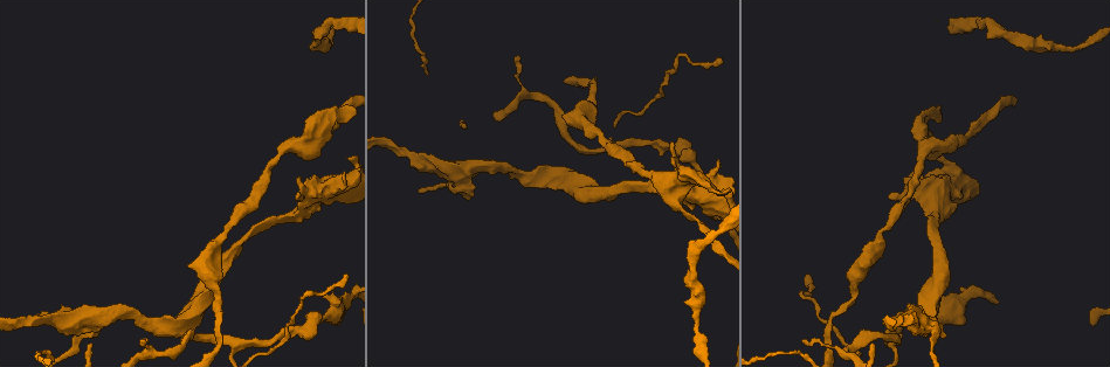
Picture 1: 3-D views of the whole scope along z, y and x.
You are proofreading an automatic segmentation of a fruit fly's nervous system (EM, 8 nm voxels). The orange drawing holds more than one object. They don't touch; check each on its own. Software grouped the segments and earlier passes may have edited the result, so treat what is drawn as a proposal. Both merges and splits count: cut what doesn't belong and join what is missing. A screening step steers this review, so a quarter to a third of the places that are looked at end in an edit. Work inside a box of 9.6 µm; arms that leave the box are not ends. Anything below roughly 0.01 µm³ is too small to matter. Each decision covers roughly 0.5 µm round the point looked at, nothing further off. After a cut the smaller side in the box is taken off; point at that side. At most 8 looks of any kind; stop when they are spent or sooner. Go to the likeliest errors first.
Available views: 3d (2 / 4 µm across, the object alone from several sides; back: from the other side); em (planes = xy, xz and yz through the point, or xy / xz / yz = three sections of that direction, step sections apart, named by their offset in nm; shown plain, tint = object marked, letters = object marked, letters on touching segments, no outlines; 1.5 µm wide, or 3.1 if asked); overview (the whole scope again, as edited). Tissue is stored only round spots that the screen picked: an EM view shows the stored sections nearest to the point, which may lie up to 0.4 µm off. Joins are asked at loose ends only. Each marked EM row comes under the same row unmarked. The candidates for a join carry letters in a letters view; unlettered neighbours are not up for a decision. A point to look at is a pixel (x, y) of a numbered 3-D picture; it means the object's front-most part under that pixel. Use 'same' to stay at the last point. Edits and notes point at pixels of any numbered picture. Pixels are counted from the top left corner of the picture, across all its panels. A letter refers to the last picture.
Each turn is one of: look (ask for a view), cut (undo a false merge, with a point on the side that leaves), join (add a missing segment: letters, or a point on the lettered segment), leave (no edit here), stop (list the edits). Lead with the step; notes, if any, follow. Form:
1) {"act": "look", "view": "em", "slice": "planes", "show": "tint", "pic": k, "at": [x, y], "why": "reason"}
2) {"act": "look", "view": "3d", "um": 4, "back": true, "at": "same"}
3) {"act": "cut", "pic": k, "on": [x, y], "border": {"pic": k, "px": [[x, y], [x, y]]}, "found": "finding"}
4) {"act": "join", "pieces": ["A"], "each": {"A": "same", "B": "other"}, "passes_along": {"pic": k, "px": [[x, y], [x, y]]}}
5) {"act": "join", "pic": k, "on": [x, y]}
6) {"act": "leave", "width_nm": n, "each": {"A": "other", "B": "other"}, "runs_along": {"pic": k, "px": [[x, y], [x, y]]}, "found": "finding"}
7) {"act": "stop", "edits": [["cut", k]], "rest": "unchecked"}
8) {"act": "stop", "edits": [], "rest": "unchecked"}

{"act": "look", "view": "em", "slice": "planes", "show": "tint", "pic": 1, "at": [463, 167], "why": "four-way junction"}

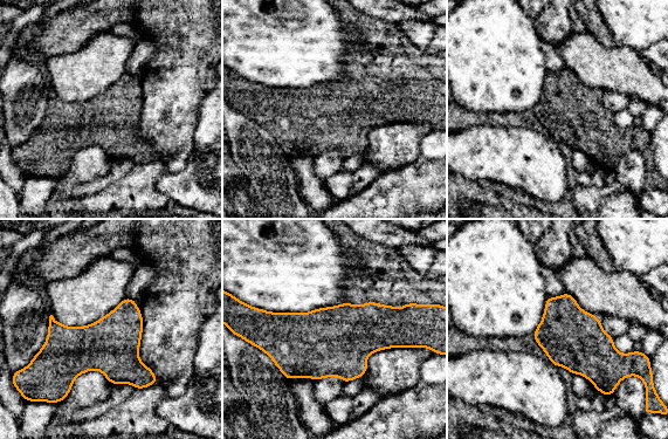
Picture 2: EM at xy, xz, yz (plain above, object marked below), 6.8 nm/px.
{"act": "look", "view": "em", "slice": "planes", "show": "letters", "at": "same"}

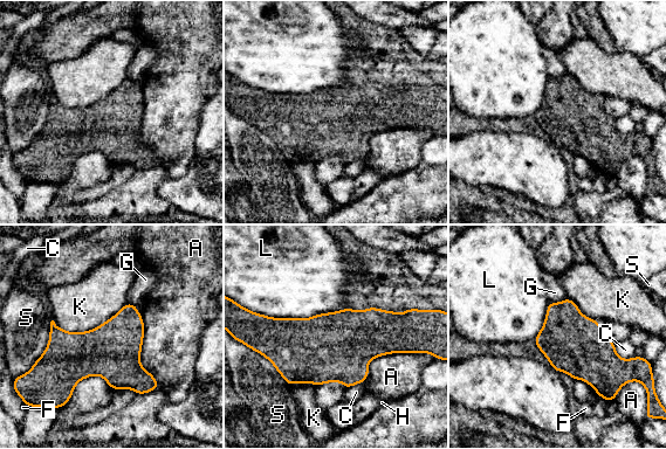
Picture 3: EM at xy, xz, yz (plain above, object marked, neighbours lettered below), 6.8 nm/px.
{"act": "leave", "each": {"A": "other", "C": "other", "F": "other", "G": "other", "H": "other", "K": "other", "L": "other", "S": "other"}, "border": {"pic": 3, "px": [[343, 308], [309, 317], [259, 313]]}, "found": "continuous, no second neuron"}

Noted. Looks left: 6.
{"act": "look", "view": "em", "slice": "yz", "step": 4, "show": "tint", "pic": 1, "at": [698, 329], "why": "thick turns thin"}

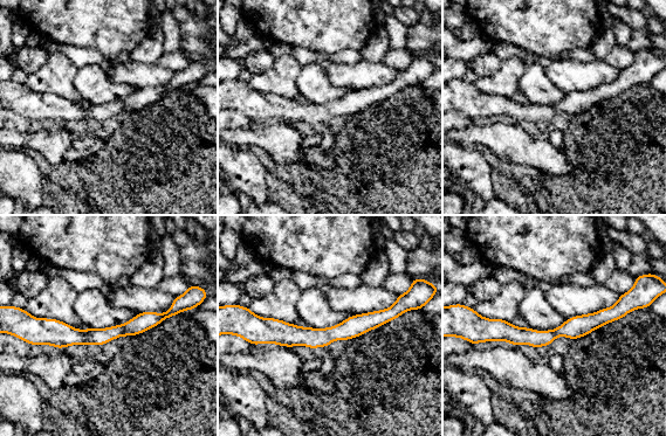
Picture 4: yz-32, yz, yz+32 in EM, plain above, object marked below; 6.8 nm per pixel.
{"act": "look", "view": "em", "slice": "planes", "show": "letters", "at": "same"}

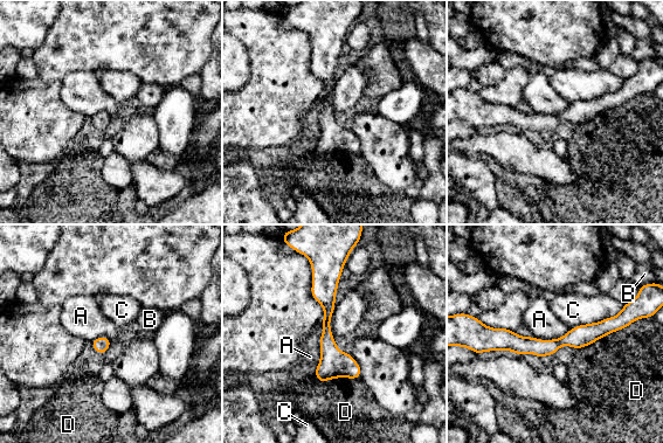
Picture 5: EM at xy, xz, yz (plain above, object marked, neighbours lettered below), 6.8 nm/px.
{"act": "leave", "width_nm": 110, "each": {"A": "other", "B": "other", "C": "other", "D": "other"}, "runs_along": {"pic": 5, "px": [[627, 319], [554, 345], [489, 331]]}, "found": "all the same neuron"}

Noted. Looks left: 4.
{"act": "look", "view": "3d", "um": 4, "pic": 1, "at": [699, 168], "why": "thin neck"}

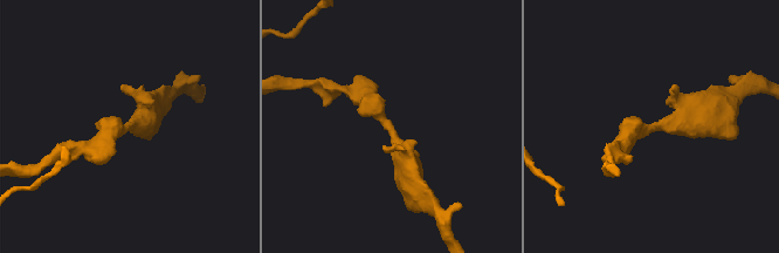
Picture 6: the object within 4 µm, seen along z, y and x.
{"act": "look", "view": "em", "slice": "xy", "step": 8, "show": "tint", "pic": 6, "at": [387, 125], "arm_widths_nm": [280, 400]}

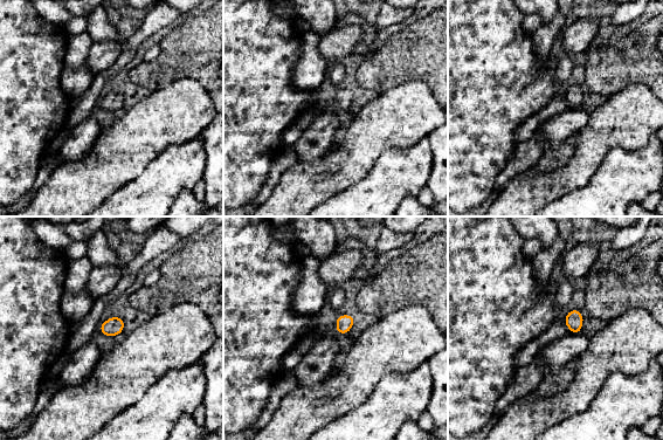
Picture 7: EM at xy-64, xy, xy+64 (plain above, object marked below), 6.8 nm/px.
{"act": "look", "view": "em", "slice": "planes", "show": "letters", "at": "same", "why": "cut it another way"}

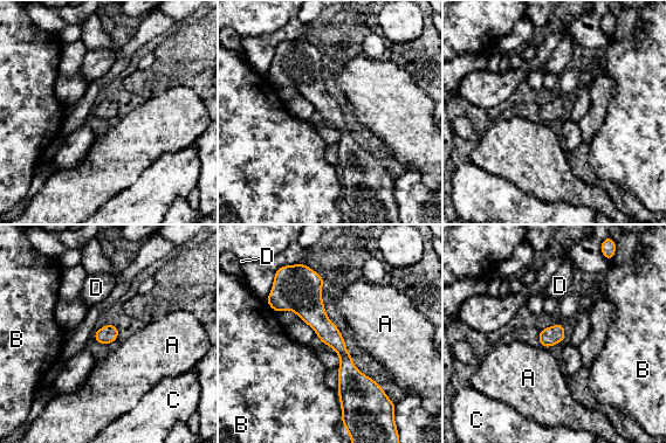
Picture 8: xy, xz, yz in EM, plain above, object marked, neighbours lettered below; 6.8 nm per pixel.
{"act": "leave", "each": {"A": "other", "B": "other", "C": "other", "D": "other"}, "border": {"pic": 8, "px": [[539, 345], [548, 348]]}, "found": "all the same neuron"}

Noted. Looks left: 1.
{"act": "stop", "edits": [], "rest": "unchecked"}

